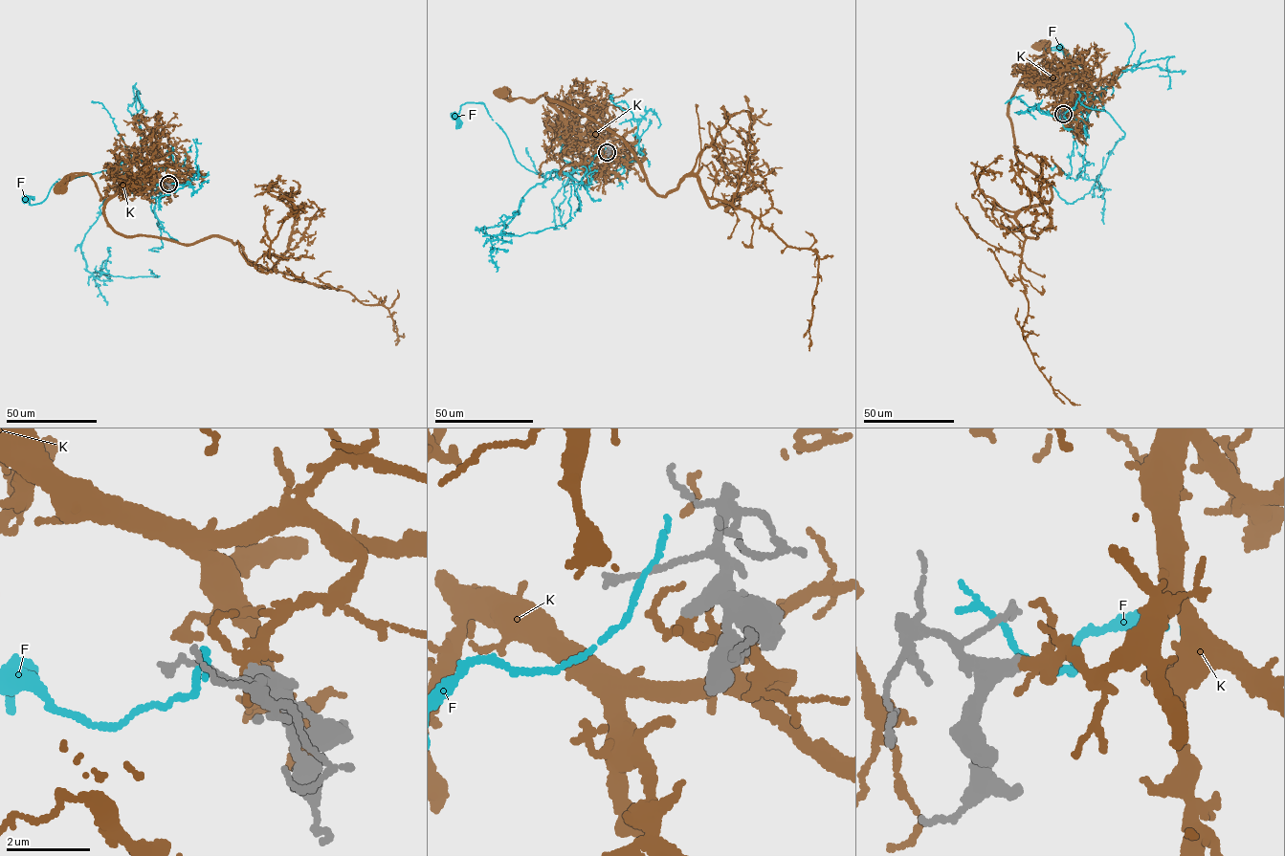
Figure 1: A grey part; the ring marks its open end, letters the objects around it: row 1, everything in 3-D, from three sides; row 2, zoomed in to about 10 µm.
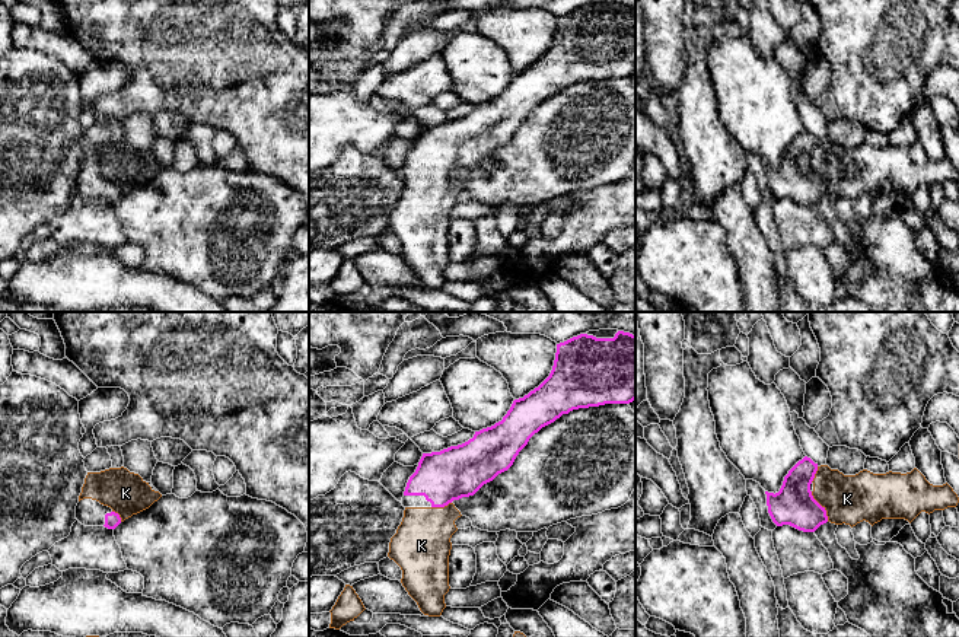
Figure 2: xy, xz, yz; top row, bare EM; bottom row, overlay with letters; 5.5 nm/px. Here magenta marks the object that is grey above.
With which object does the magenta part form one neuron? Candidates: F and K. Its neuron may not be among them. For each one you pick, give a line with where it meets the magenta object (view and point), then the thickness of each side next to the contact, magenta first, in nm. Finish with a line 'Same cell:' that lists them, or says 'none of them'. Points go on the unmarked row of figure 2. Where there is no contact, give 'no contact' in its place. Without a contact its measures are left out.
K: contact yz (821, 180); calibres 220 and 280 nm
Same cell: K

